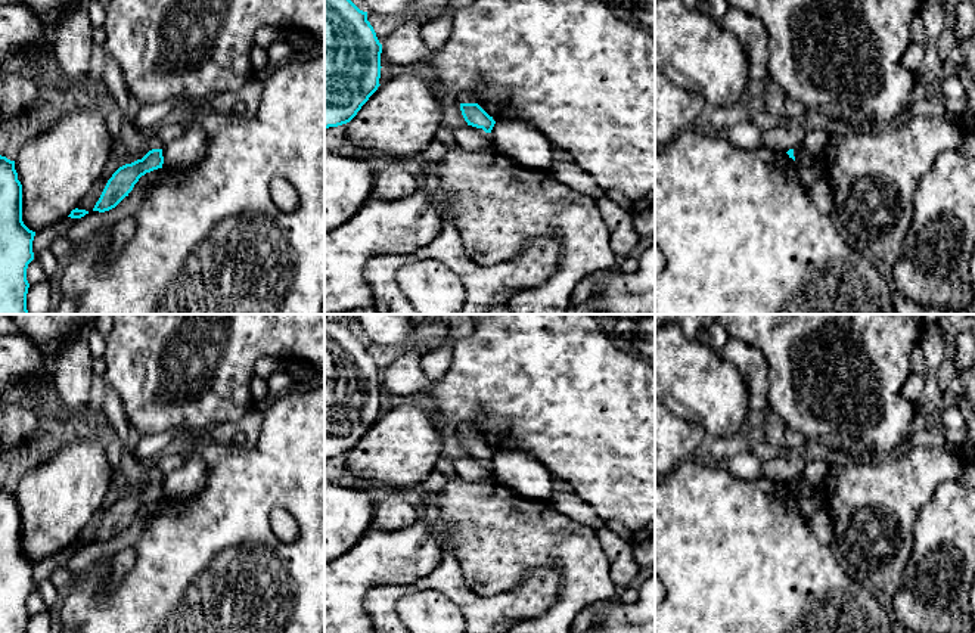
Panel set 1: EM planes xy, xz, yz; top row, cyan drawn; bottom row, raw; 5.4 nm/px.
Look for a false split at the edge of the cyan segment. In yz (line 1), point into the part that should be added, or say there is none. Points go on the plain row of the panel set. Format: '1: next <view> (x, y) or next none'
1: next none

